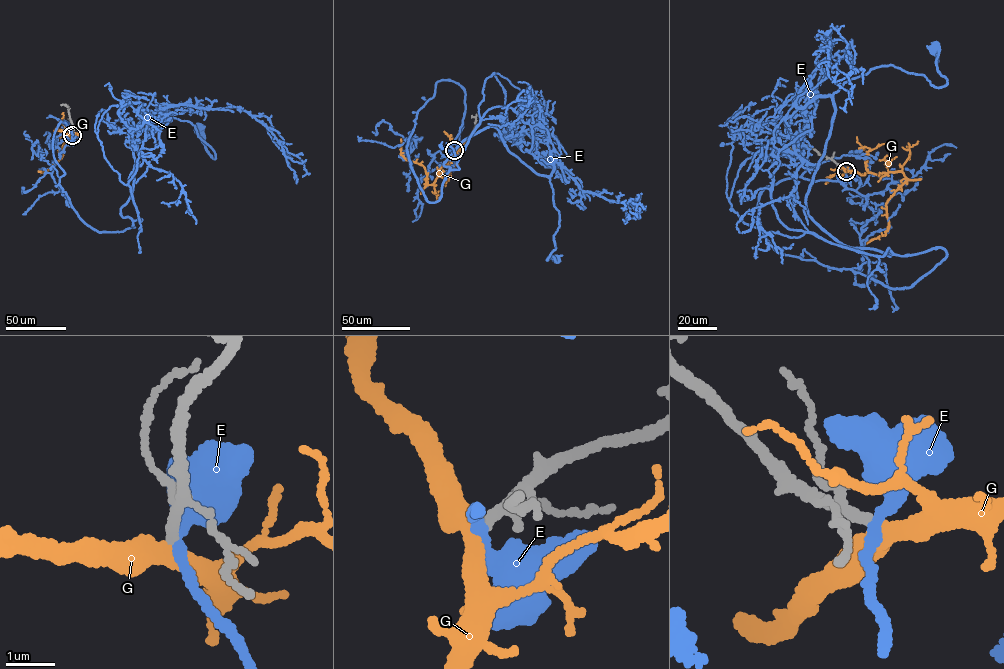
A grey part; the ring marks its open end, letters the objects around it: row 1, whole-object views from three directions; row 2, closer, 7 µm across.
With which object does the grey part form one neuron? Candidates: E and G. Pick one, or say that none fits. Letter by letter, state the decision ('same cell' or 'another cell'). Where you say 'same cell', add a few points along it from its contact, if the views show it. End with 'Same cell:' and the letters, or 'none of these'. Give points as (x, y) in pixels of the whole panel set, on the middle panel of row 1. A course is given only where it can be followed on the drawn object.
E: another cell
G: same cell; it runs (454, 150), (433, 184), (426, 185), (424, 167), (401, 154), (401, 138)
Same cell: G

